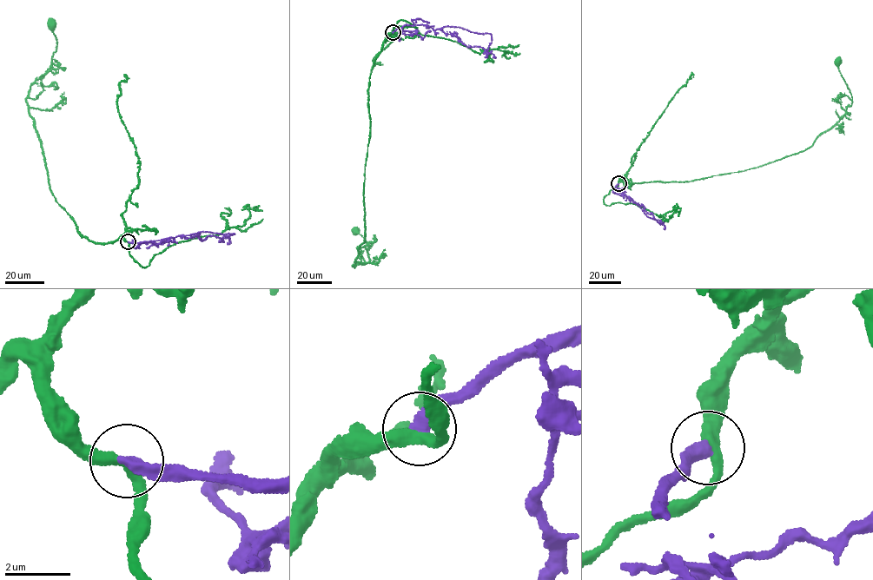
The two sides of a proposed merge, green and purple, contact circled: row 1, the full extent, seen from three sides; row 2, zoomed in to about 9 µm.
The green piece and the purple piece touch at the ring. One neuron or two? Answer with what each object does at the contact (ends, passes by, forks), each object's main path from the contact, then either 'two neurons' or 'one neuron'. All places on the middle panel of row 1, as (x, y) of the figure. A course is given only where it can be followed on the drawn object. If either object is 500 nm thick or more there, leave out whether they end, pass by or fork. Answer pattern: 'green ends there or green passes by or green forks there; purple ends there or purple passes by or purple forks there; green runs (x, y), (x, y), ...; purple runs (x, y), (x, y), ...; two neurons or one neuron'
green passes by; purple ends there; green runs (393, 32), (383, 43), (369, 78), (364, 241), (354, 266), (370, 260), (367, 241), (355, 230); purple runs (393, 32), (406, 25), (427, 25), (486, 51), (489, 34), (446, 26); two neurons

